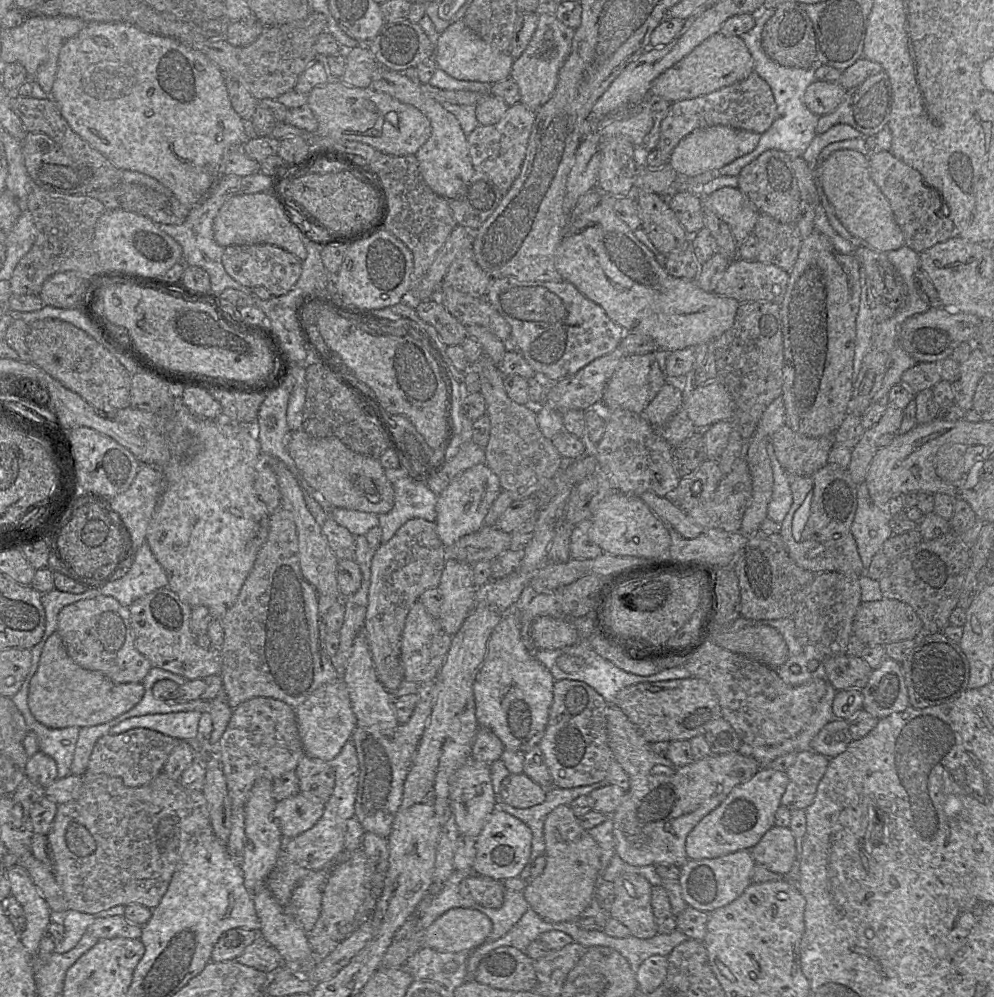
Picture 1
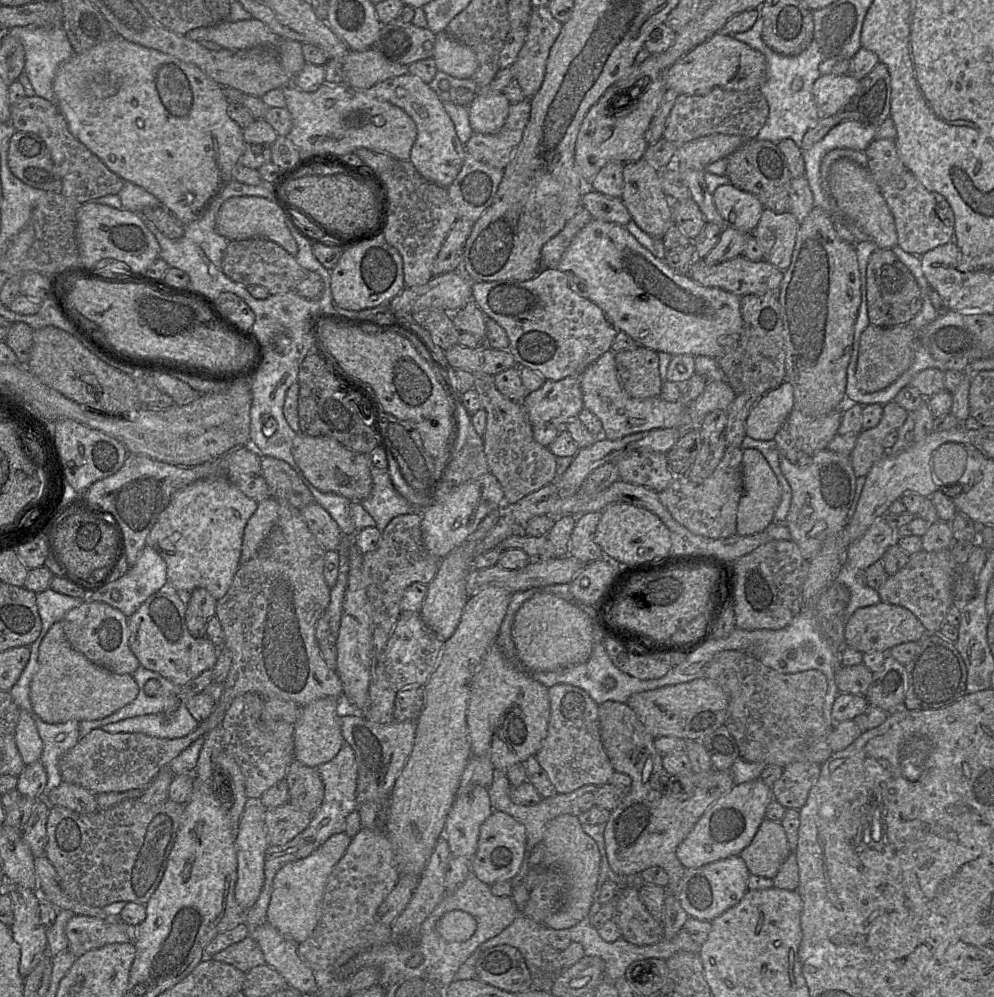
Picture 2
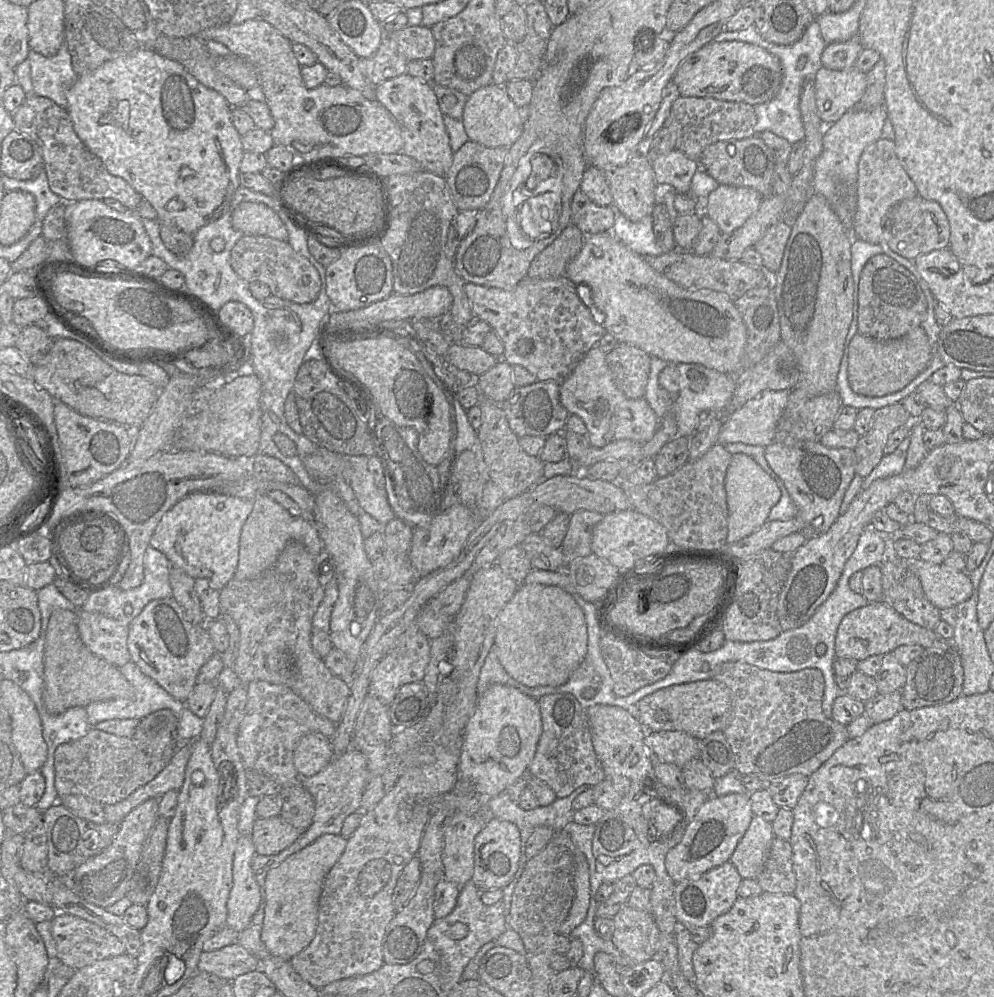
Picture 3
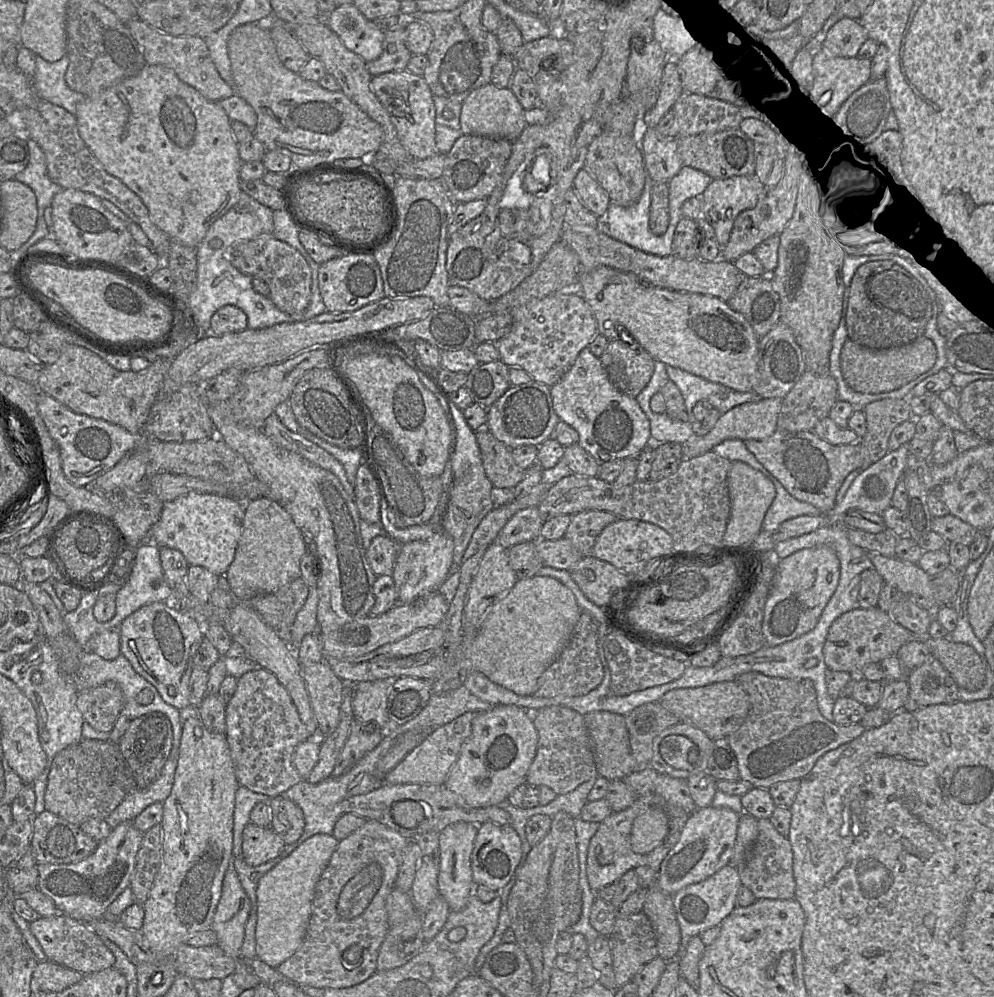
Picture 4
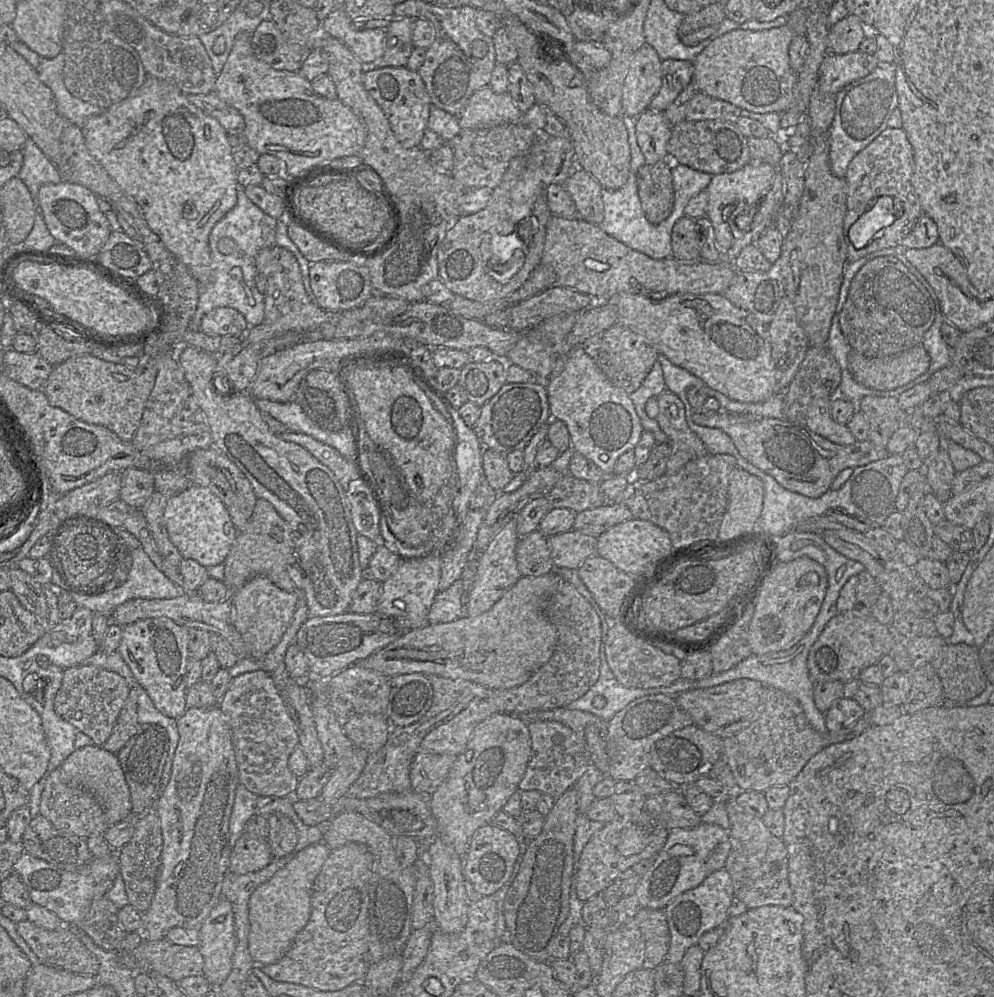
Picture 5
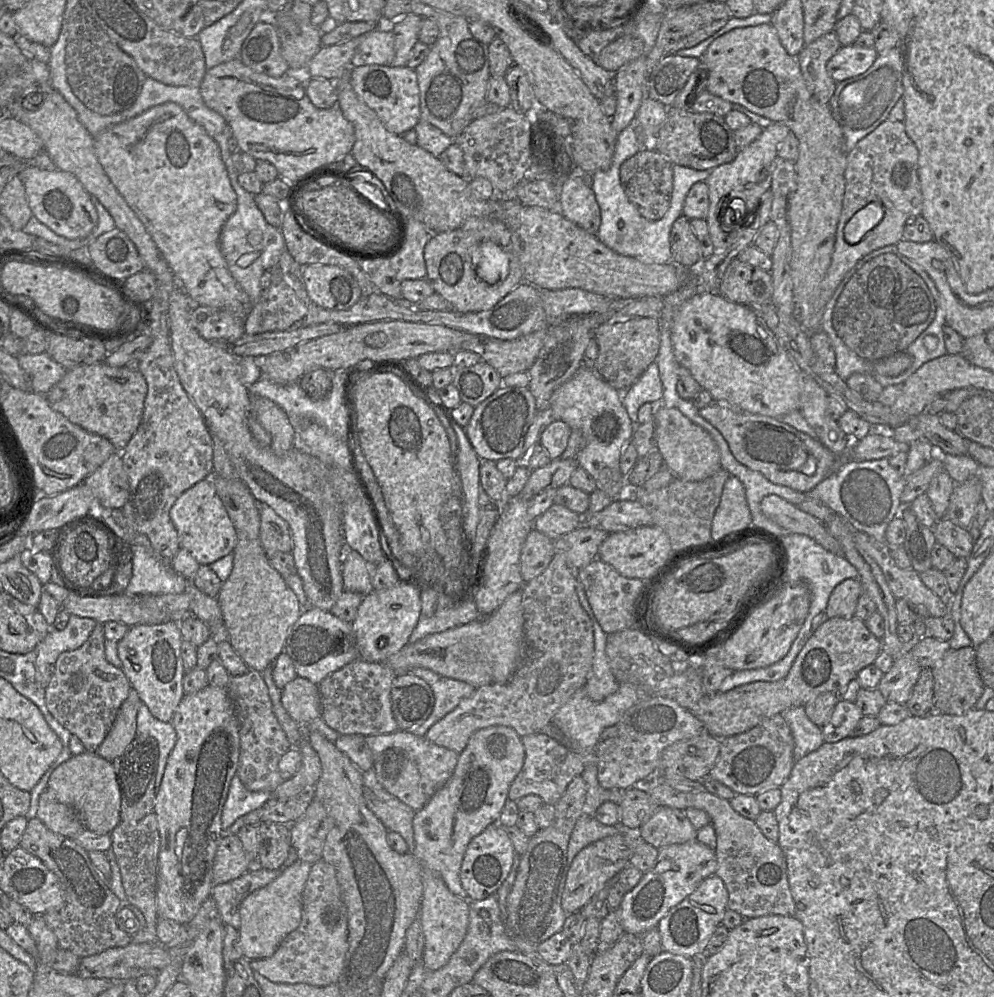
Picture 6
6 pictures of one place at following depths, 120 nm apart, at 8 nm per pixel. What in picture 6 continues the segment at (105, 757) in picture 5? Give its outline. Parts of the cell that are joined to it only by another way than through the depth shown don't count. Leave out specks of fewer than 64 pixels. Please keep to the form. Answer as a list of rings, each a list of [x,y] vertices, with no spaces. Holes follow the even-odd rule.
[[[85,750],[79,755],[72,755],[52,772],[47,788],[54,792],[56,799],[60,803],[66,804],[76,811],[86,830],[99,835],[110,834],[121,823],[121,794],[113,764],[95,752]]]

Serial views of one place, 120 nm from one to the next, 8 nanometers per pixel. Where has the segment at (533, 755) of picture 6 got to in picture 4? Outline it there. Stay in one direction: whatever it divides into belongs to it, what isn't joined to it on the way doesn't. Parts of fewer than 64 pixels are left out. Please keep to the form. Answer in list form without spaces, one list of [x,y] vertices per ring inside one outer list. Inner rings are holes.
[[[548,706],[537,711],[533,724],[537,730],[538,743],[536,755],[526,775],[527,785],[547,786],[558,796],[598,777],[584,715],[565,706]]]

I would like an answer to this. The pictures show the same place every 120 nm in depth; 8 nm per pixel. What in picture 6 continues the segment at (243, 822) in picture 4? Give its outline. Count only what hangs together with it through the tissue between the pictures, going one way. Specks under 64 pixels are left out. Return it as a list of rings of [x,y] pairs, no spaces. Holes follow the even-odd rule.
[[[238,774],[231,780],[227,800],[224,804],[221,825],[227,830],[239,817],[261,808],[272,798],[272,792],[248,791]]]

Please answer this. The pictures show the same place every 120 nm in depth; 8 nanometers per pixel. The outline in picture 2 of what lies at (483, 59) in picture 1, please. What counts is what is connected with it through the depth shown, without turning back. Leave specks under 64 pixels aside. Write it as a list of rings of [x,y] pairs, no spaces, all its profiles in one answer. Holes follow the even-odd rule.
[[[445,31],[436,34],[433,59],[438,71],[459,79],[471,78],[478,68],[476,53]]]

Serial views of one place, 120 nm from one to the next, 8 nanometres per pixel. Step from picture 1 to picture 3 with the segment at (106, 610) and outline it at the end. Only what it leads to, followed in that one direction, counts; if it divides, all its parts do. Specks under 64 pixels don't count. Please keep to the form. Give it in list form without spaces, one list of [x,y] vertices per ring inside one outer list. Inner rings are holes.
[[[77,609],[77,629],[85,647],[108,664],[119,668],[130,661],[127,626],[100,613]]]

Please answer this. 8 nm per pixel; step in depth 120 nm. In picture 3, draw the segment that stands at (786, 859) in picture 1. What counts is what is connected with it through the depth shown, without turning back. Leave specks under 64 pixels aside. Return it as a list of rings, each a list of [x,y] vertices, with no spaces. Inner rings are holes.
[[[753,815],[749,827],[730,857],[742,879],[755,879],[761,873],[774,837],[771,823]]]

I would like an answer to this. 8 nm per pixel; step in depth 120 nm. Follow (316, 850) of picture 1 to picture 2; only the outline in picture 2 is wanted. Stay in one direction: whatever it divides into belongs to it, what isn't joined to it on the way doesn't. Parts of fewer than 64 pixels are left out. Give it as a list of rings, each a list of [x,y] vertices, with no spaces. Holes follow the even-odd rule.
[[[344,742],[338,754],[329,762],[317,767],[317,771],[321,776],[325,788],[322,804],[312,815],[311,822],[302,833],[284,845],[268,847],[265,853],[265,883],[262,892],[255,905],[246,911],[244,924],[249,928],[250,934],[267,921],[267,911],[272,895],[273,881],[277,872],[289,862],[308,857],[332,835],[345,832],[348,815],[358,808],[356,800],[358,768],[355,752],[349,744]]]

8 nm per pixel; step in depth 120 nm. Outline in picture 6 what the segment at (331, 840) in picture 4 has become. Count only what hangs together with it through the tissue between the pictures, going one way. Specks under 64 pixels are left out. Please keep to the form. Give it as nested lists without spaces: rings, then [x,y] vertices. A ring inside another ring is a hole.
[[[296,860],[273,882],[250,894],[240,905],[239,946],[244,958],[252,961],[271,957],[284,938],[296,930],[302,918],[302,894],[312,864]]]

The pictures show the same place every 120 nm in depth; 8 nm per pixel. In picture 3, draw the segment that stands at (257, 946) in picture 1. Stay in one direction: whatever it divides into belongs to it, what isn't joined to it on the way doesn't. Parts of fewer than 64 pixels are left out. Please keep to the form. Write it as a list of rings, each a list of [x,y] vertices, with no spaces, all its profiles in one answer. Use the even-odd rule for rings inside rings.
[[[238,942],[211,952],[202,952],[197,971],[207,972],[223,981],[259,969],[259,959]]]

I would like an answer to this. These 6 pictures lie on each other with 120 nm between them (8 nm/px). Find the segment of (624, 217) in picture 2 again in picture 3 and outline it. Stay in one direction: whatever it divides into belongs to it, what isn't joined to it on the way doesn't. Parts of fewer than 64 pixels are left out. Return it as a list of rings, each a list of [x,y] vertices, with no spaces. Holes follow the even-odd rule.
[[[579,189],[571,203],[571,223],[584,234],[611,232],[616,217],[613,206],[599,206]]]

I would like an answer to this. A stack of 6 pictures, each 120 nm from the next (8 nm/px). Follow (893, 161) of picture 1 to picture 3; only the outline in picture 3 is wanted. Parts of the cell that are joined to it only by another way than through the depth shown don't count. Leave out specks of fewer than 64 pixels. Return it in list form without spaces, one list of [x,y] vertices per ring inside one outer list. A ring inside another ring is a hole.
[[[920,195],[897,203],[885,217],[883,241],[893,251],[912,261],[921,254],[947,248],[949,239],[950,226],[944,210],[938,202]]]

